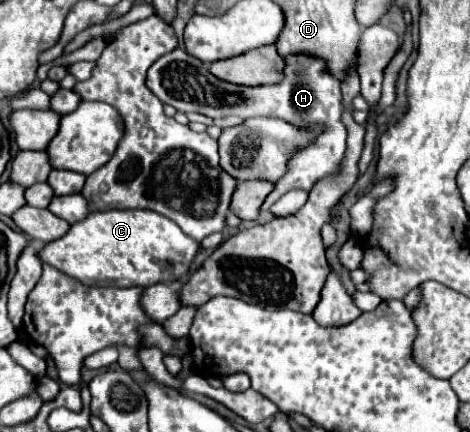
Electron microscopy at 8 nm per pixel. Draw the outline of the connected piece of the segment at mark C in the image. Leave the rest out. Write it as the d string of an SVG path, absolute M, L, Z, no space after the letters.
M109 210L89 212L83 222L75 222L63 238L49 242L41 250L41 260L85 284L101 286L153 286L157 282L183 280L201 244L185 236L181 228L151 210Z

